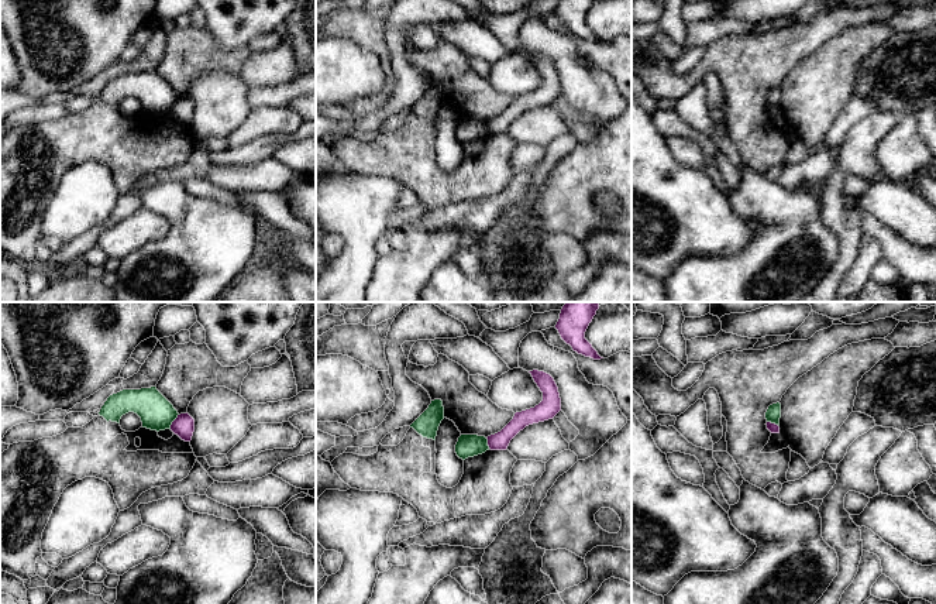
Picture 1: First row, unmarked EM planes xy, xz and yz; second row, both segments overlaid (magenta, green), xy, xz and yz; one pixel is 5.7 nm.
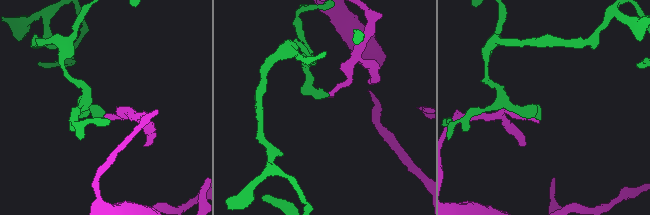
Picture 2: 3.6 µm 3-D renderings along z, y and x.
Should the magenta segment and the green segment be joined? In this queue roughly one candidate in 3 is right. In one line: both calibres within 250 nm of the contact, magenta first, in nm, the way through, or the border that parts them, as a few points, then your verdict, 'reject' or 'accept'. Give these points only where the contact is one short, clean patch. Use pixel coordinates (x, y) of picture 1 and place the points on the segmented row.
120/190 nm | along xy (178, 414), (169, 428) | reject

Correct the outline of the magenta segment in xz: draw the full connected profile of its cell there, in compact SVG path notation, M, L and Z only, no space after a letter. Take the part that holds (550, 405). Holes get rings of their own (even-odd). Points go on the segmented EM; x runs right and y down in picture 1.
M538 370L529 373L543 392L543 401L534 408L516 412L513 419L500 432L488 436L491 450L506 450L510 440L526 426L553 419L561 411L561 398L554 378Z

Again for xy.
M186 412L178 415L172 422L171 430L178 435L182 440L190 442L195 432L195 419Z

